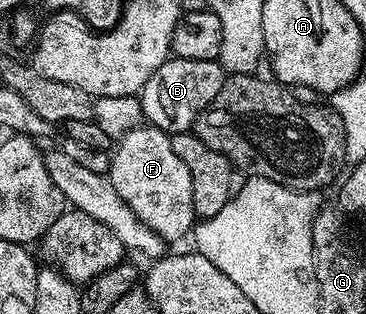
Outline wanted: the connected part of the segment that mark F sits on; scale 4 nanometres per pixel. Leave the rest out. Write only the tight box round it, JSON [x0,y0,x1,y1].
[107,124,195,244]

